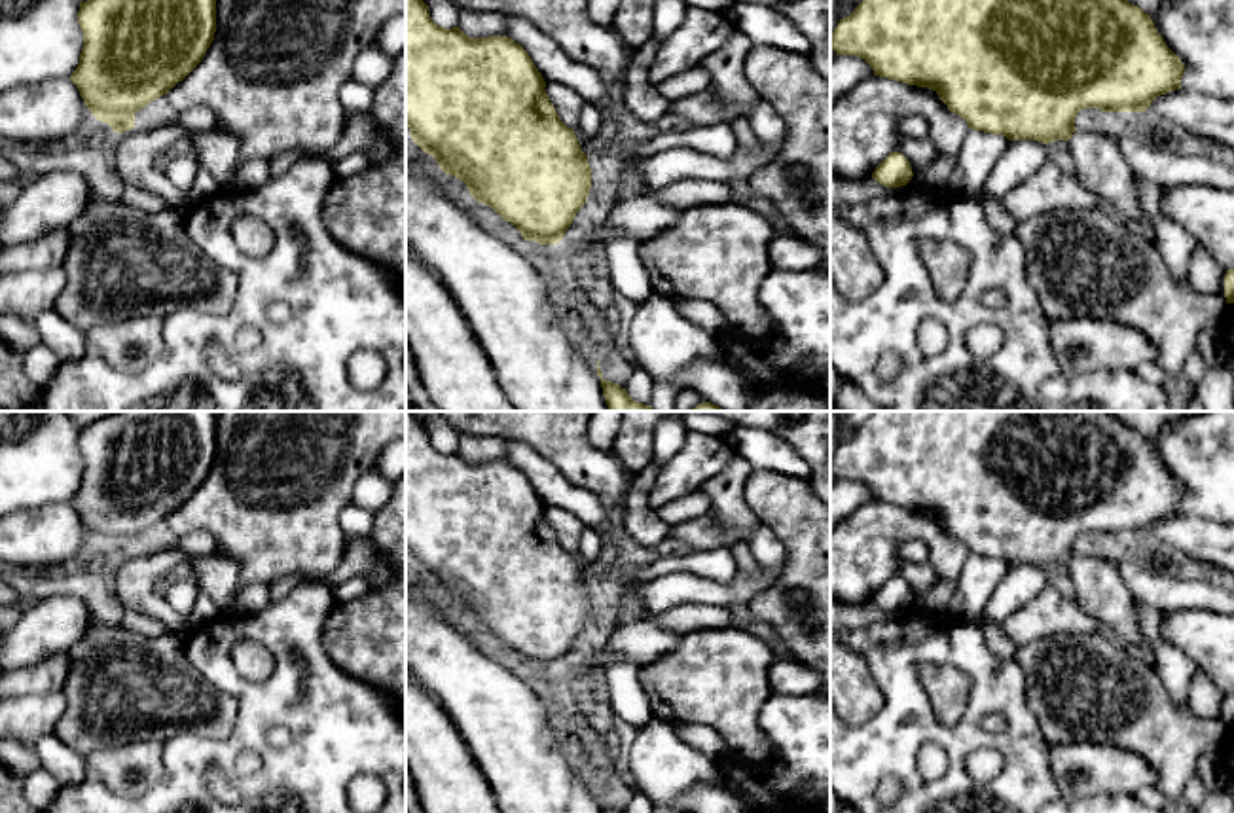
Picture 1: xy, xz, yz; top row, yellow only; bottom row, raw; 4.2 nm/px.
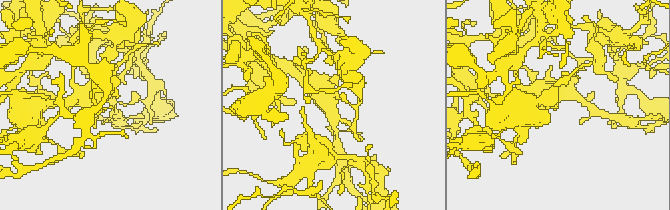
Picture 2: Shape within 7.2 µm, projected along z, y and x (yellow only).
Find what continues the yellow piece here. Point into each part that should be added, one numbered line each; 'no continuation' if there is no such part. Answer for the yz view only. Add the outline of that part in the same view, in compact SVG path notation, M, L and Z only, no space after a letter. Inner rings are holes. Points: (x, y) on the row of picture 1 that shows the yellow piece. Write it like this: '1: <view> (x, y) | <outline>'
1: yz (1100, 167) | M1077 129L1067 140L1077 180L1099 201L1109 201L1116 216L1141 229L1156 244L1154 229L1139 201L1135 176L1111 142L1090 142L1086 129Z

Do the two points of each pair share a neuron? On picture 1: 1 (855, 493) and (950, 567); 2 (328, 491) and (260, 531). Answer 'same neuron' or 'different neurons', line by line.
1: different neurons
2: same neuron

